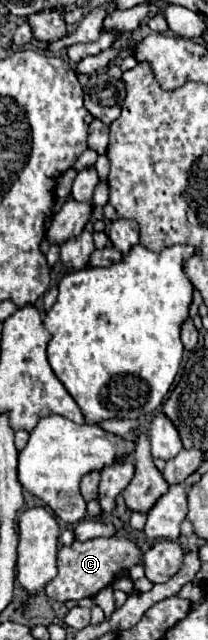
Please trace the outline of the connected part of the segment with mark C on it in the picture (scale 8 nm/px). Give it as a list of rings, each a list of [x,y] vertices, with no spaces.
[[[109,536],[109,538],[95,538],[87,542],[73,542],[71,546],[61,546],[57,556],[57,568],[59,574],[45,586],[45,594],[51,600],[67,602],[67,600],[81,600],[81,598],[93,598],[99,590],[113,584],[113,580],[133,566],[141,564],[141,548],[121,536]]]

